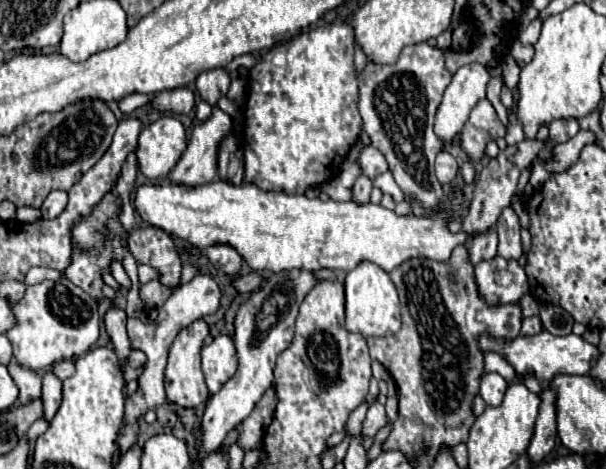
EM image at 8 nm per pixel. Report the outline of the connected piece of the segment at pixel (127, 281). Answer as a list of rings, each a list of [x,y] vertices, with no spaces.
[[[113,262],[113,266],[111,266],[113,270],[111,270],[111,274],[113,274],[113,278],[123,286],[123,288],[131,288],[131,278],[127,276],[127,272],[125,272],[125,268],[119,264],[119,262]]]

